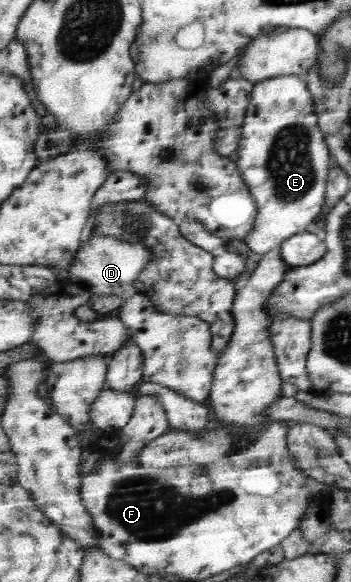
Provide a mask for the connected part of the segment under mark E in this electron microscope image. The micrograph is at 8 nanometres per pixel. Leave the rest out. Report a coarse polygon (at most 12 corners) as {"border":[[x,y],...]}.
{"border":[[309,81],[256,83],[238,150],[271,253],[327,202],[331,146]]}

